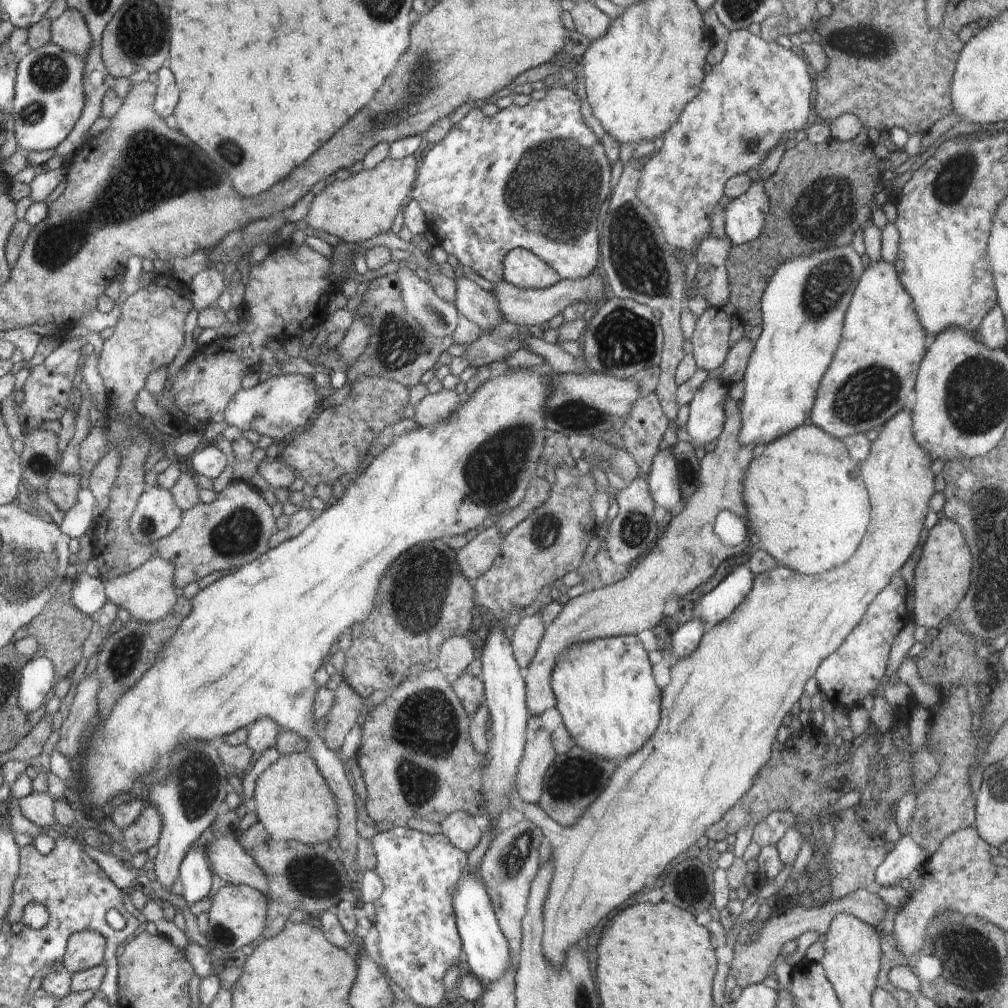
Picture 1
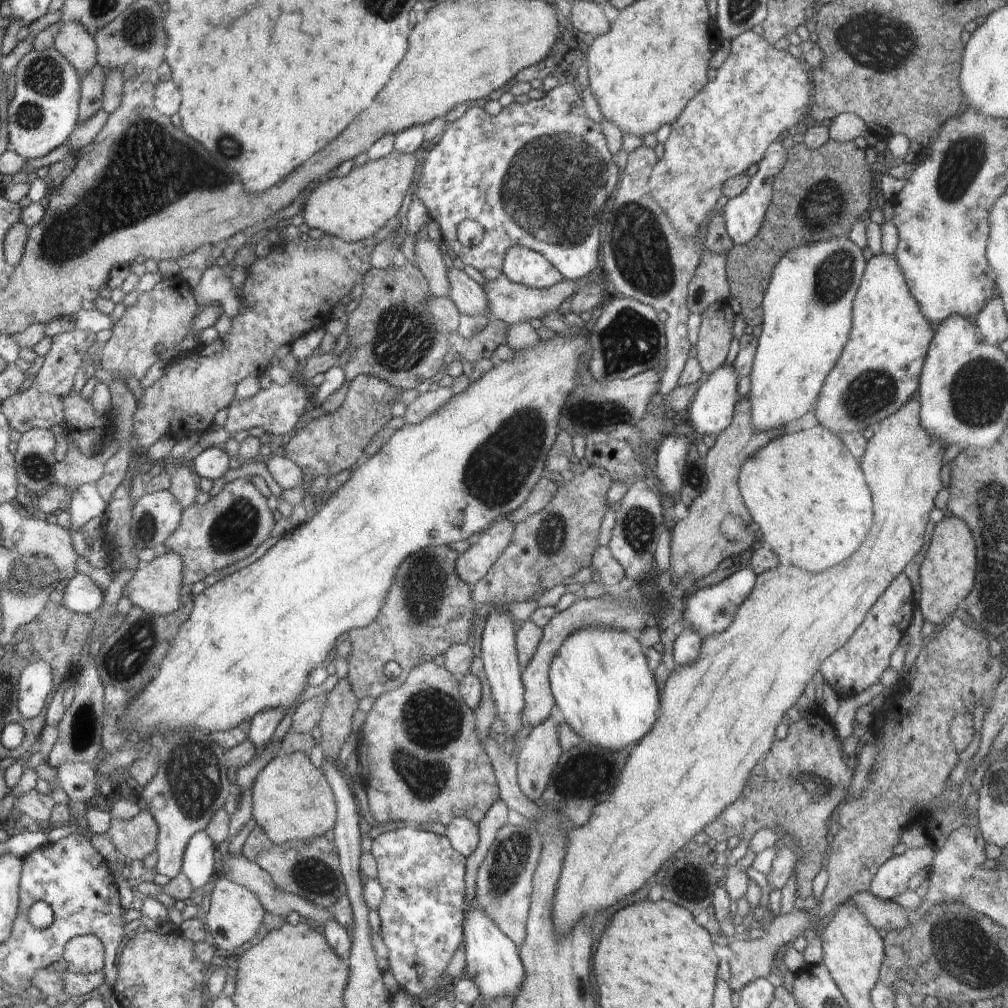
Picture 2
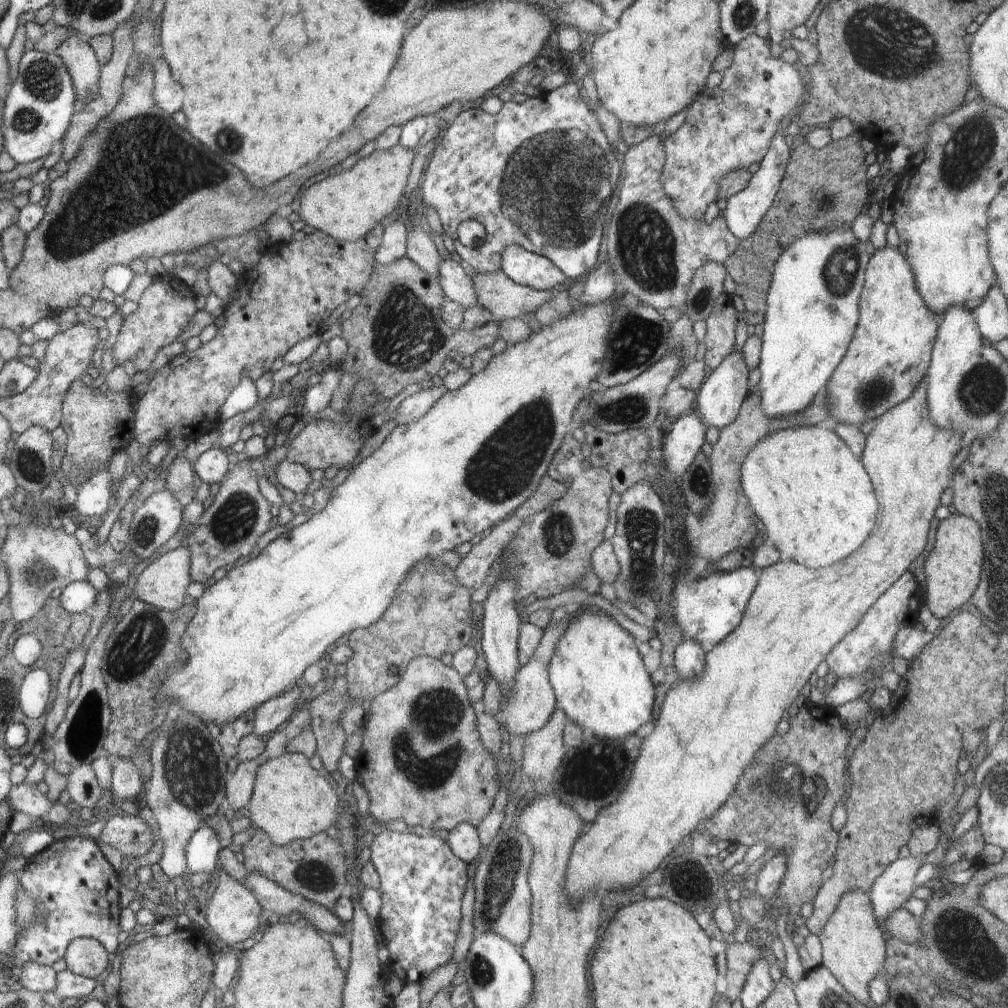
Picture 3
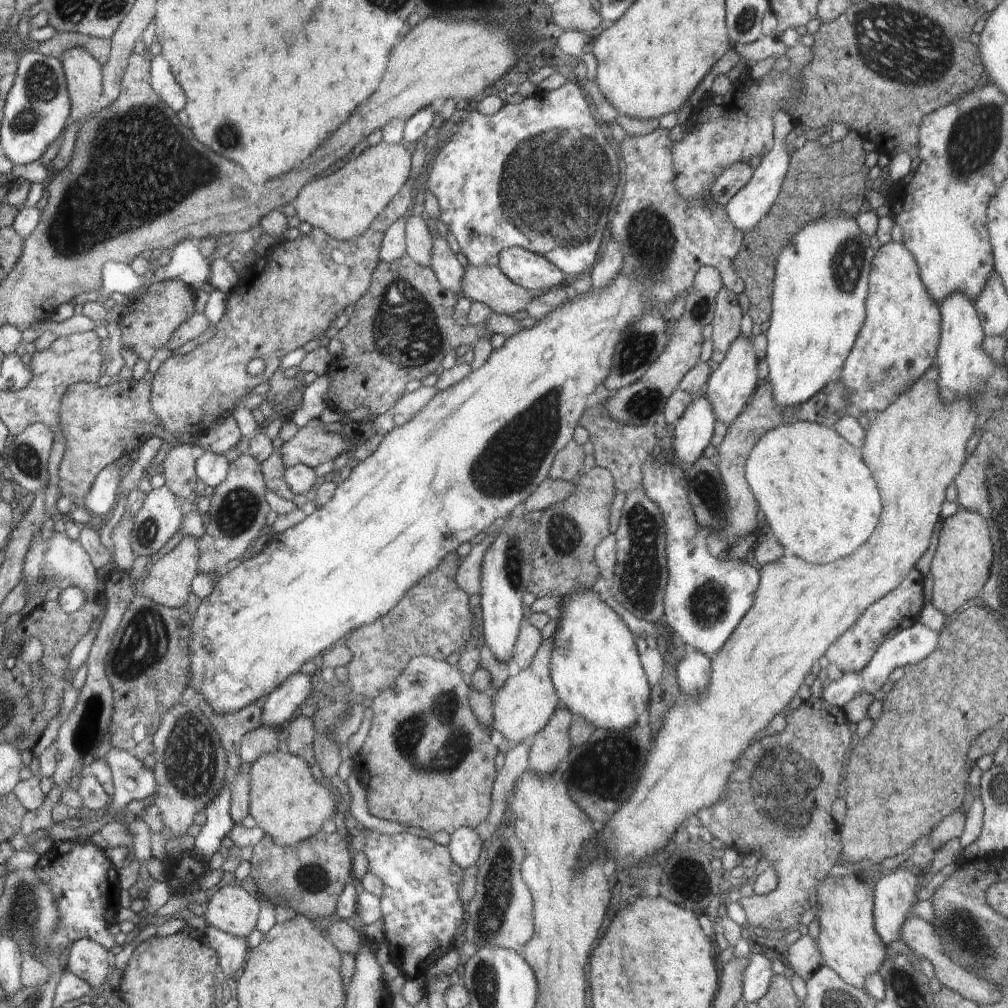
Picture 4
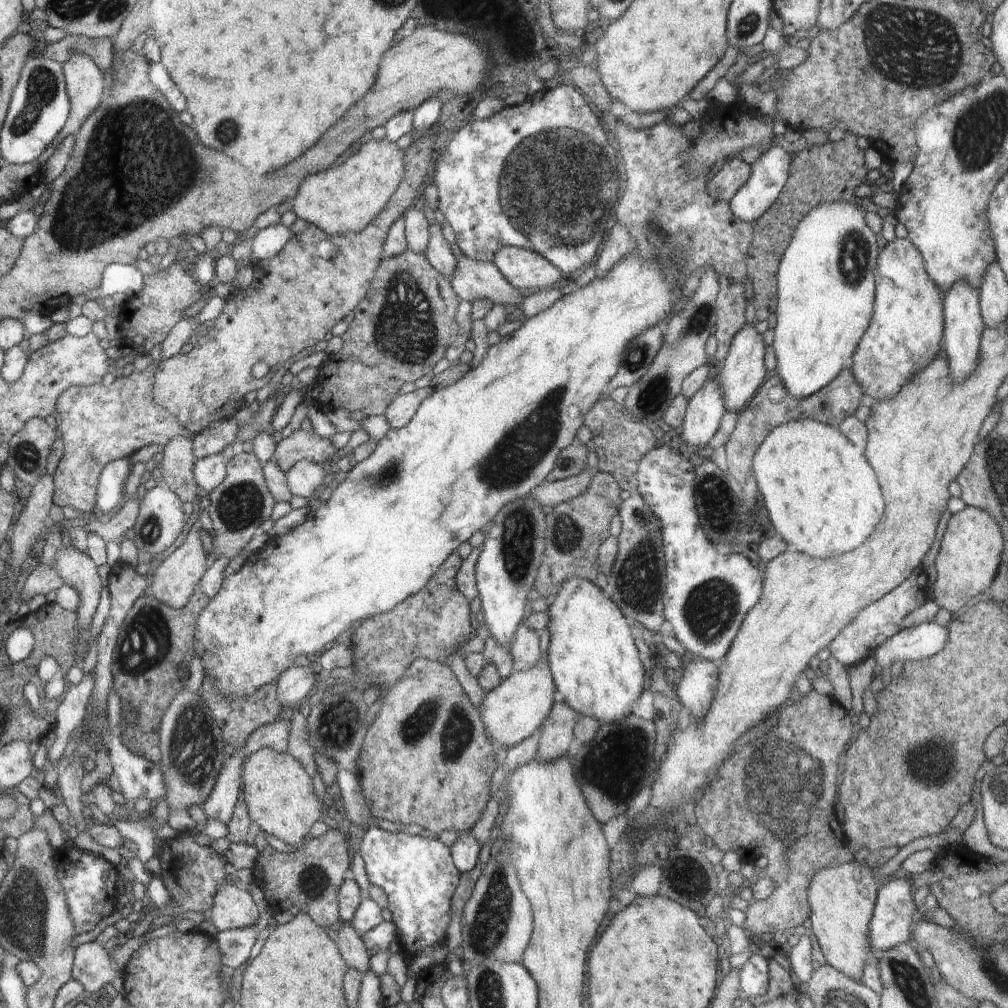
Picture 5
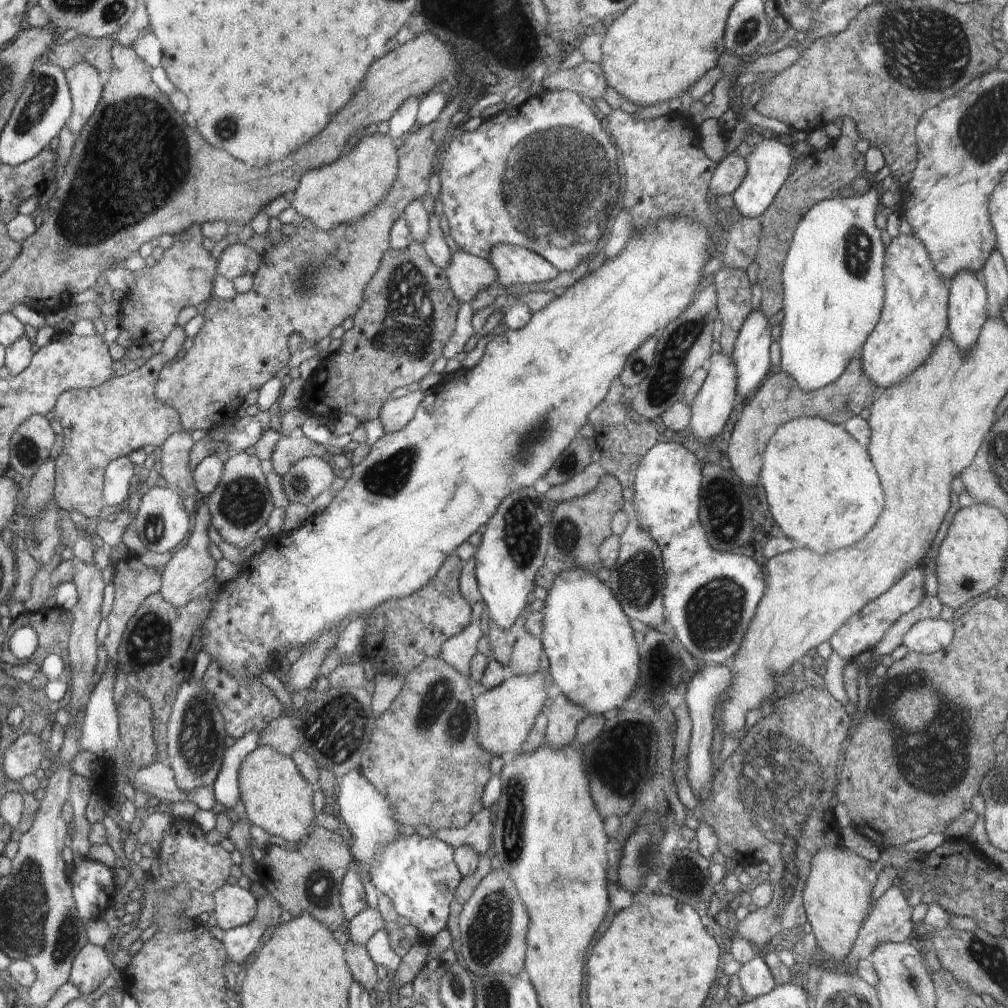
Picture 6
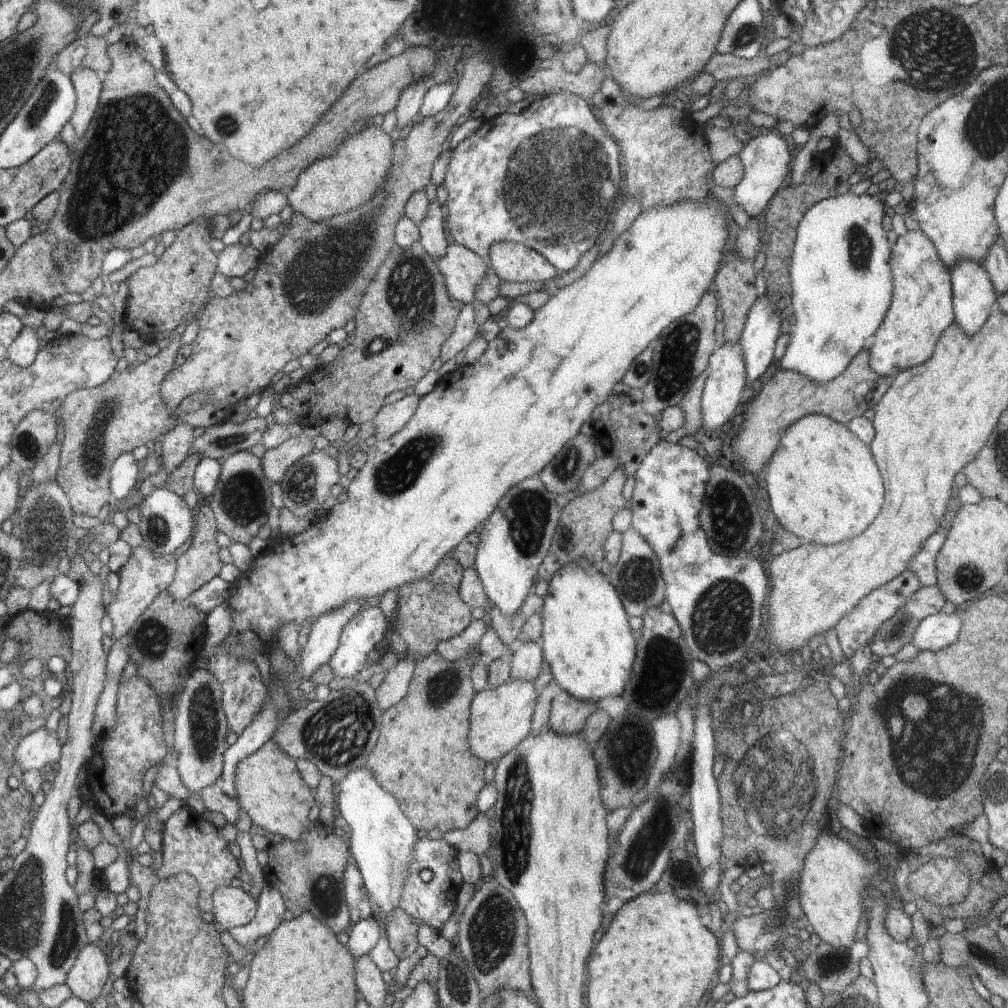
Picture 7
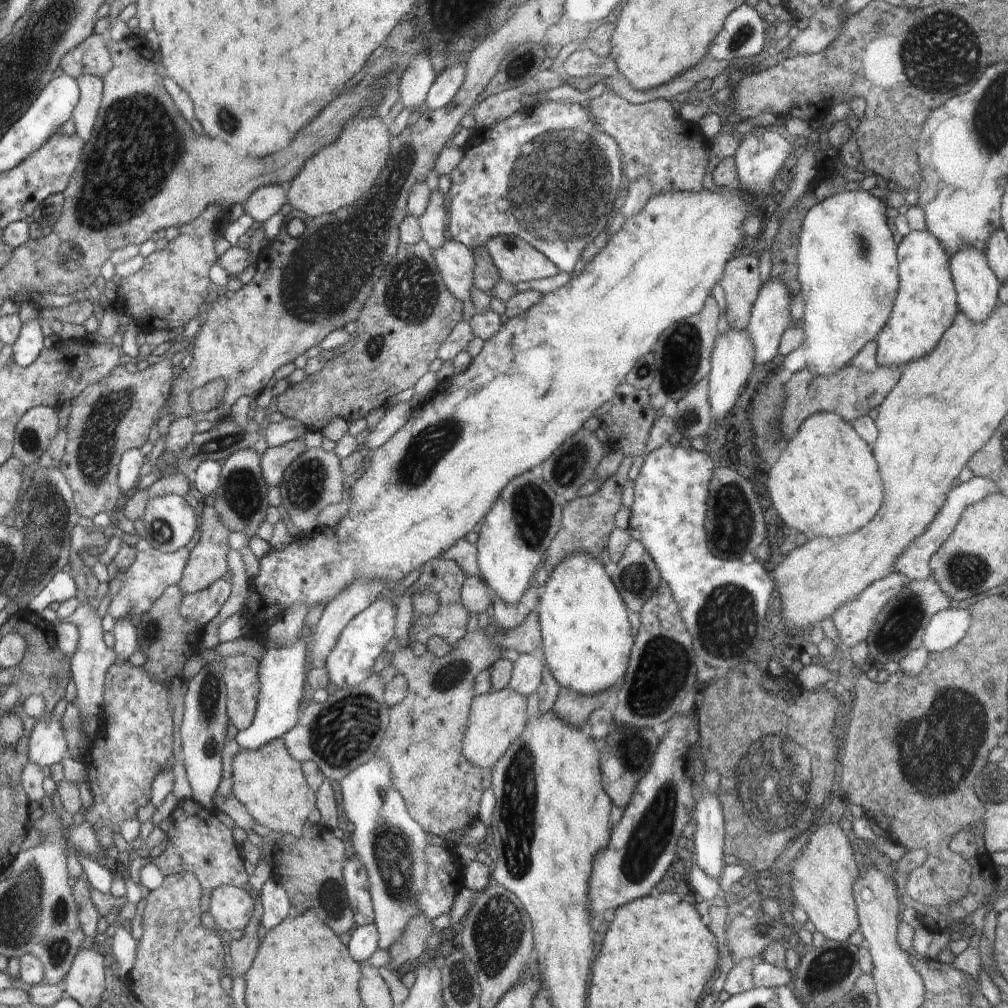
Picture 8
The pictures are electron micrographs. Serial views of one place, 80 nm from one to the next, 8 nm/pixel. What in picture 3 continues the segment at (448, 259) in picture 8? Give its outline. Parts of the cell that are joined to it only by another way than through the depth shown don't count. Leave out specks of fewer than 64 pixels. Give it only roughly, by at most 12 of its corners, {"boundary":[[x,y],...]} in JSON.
{"boundary":[[476,273],[478,305],[498,323],[536,312],[551,291]]}

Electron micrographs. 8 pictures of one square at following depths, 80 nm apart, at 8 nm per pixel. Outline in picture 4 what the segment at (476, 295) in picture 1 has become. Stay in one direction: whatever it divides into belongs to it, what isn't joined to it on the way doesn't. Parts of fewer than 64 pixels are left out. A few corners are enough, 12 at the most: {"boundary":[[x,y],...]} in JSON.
{"boundary":[[439,232],[432,268],[442,288],[463,296],[465,269]]}

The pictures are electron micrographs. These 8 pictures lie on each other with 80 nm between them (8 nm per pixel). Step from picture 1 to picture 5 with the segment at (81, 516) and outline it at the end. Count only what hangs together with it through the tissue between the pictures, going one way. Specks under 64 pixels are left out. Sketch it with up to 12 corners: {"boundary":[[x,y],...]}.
{"boundary":[[129,457],[108,463],[99,479],[97,515],[125,500]]}

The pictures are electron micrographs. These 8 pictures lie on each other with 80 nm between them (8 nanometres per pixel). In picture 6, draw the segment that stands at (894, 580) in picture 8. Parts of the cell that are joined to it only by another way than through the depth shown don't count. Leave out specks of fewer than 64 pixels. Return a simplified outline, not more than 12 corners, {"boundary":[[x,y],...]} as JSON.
{"boundary":[[921,566],[867,602],[829,638],[854,660],[926,593]]}

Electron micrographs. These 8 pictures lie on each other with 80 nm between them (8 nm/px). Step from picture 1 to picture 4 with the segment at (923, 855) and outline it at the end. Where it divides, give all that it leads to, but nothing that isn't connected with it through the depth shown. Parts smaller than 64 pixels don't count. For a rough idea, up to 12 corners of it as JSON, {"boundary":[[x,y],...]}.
{"boundary":[[886,871],[873,885],[875,931],[887,946],[918,899],[921,875]]}

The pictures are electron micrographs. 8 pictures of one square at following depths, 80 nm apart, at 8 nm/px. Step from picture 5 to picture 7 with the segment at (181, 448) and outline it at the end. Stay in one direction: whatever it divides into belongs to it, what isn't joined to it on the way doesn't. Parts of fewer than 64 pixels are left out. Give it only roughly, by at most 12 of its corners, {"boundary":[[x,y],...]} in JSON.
{"boundary":[[179,421],[162,439],[160,466],[167,473],[188,458],[193,428]]}

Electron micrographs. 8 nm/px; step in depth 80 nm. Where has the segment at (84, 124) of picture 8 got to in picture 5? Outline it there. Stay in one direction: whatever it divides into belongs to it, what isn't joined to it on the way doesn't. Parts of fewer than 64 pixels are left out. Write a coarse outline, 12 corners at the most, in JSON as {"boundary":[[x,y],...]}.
{"boundary":[[76,53],[62,65],[71,110],[55,149],[100,104],[103,72]]}

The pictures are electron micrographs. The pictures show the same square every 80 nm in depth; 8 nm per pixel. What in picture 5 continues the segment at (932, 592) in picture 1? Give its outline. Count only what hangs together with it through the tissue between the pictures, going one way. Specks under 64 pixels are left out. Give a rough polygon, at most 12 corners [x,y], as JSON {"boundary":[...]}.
{"boundary":[[986,510],[952,513],[933,599],[956,612],[987,592],[1005,541]]}

